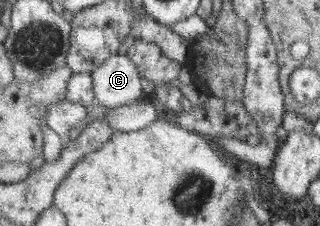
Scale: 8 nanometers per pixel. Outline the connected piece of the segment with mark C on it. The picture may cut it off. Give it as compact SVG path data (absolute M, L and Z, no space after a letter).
M128 54L108 58L91 75L95 83L95 98L106 108L126 108L145 97L141 74Z

